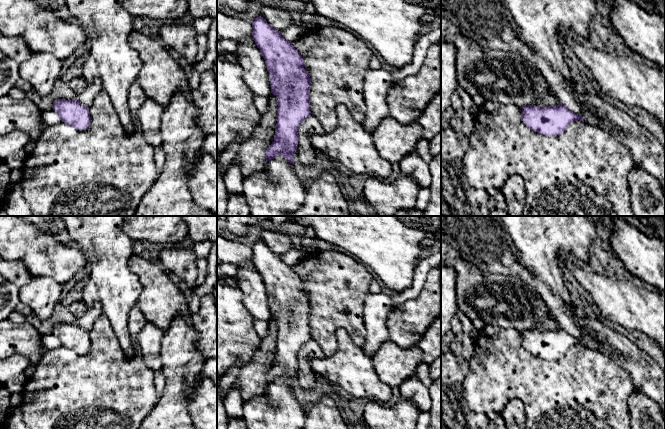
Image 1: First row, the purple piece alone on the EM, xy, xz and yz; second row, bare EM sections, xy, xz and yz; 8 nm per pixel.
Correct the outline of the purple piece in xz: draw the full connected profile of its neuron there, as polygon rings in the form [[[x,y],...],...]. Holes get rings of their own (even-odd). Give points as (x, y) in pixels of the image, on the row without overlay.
[[[262,240],[252,246],[252,252],[253,264],[269,295],[271,317],[276,320],[278,328],[274,365],[268,370],[265,387],[282,378],[294,388],[298,353],[311,340],[311,302],[304,293],[302,280],[281,260],[280,255],[270,250]]]

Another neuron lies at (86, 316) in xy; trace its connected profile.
[[[82,300],[74,302],[68,309],[76,318],[75,323],[87,332],[92,329],[95,321],[102,314],[99,302],[88,307]]]

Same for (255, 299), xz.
[[[253,263],[240,265],[237,274],[240,276],[238,286],[243,294],[242,302],[252,319],[269,321],[271,319],[269,295],[255,265]]]

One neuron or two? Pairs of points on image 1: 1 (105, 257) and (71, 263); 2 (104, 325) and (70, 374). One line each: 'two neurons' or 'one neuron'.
1: two neurons
2: one neuron

